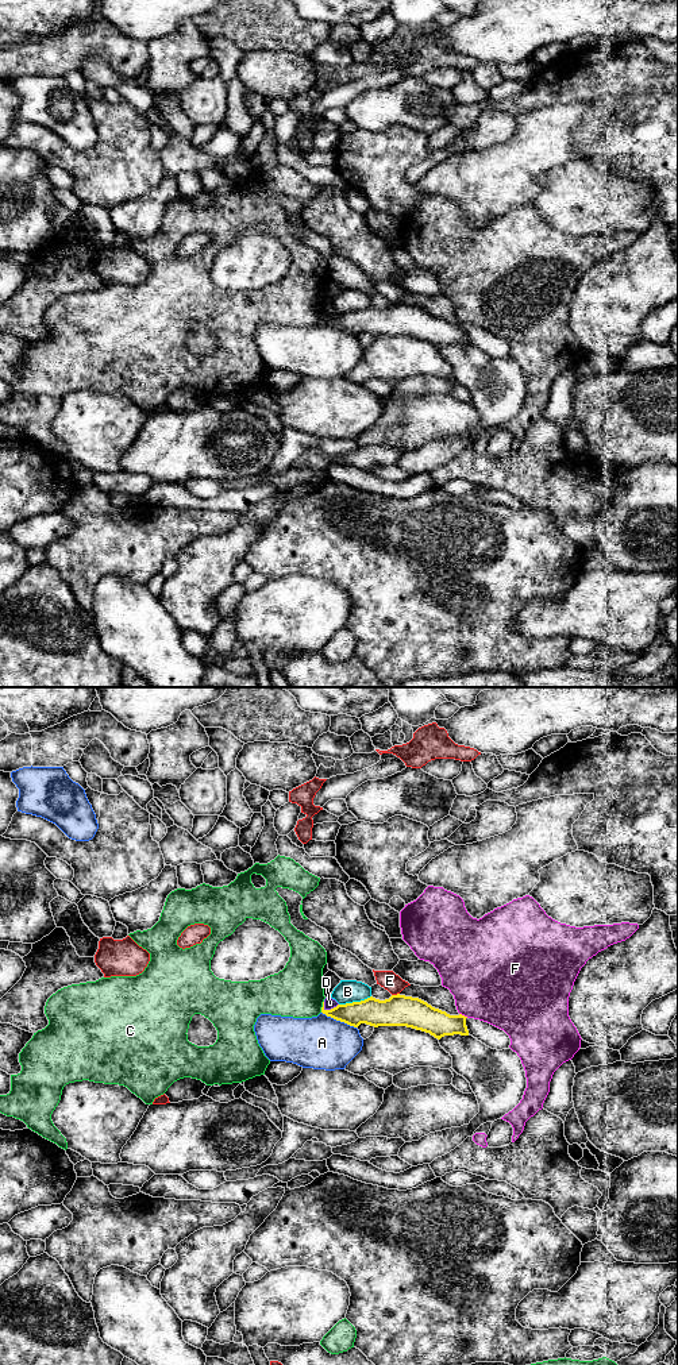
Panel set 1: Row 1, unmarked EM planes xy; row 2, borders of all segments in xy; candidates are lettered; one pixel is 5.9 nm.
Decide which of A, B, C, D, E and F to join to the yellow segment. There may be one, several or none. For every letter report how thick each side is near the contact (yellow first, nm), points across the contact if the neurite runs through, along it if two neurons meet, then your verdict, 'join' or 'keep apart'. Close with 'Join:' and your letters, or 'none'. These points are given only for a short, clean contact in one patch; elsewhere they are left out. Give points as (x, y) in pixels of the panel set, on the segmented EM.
A: 160/320 nm | keep apart
B: 180/140 nm | keep apart
C: 140/320 nm | keep apart
D: 160/70 nm | along xy (338, 1003), (330, 1009), (323, 1009) | keep apart
E: 190/110 nm | keep apart
F: 160/460 nm | keep apart
Join: none

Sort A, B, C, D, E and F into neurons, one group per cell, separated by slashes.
A / B / C / D / E / F

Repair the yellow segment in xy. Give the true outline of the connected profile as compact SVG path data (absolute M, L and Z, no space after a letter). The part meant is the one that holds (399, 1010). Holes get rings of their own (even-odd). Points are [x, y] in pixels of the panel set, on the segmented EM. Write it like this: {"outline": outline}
{"outline": "M400 994L385 1000L370 996L361 1002L338 1005L331 1010L325 1010L323 1002L321 1013L354 1027L361 1023L374 1027L407 1026L429 1033L438 1040L454 1034L469 1036L467 1017L450 1015L419 998Z"}

